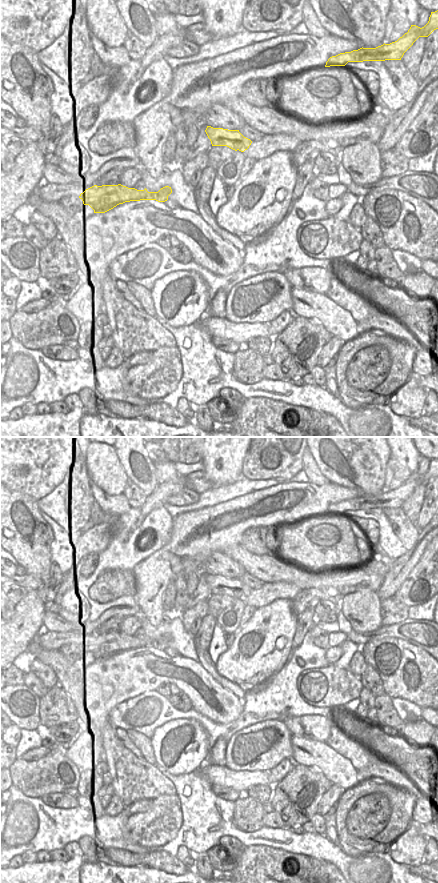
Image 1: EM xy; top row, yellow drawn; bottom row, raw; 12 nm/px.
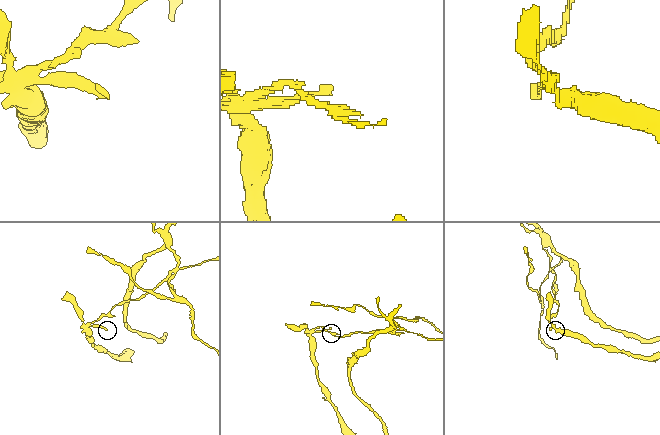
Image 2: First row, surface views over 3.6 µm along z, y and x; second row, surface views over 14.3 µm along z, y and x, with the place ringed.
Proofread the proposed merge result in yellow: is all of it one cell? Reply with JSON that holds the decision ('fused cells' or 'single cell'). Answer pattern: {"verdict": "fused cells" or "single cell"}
{"verdict": "fused cells"}

